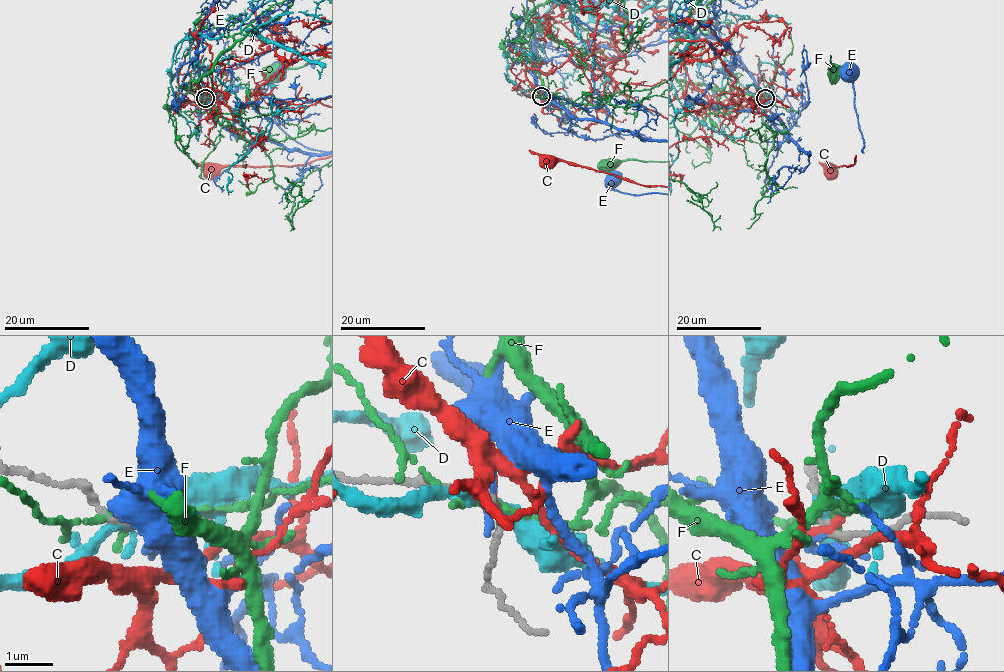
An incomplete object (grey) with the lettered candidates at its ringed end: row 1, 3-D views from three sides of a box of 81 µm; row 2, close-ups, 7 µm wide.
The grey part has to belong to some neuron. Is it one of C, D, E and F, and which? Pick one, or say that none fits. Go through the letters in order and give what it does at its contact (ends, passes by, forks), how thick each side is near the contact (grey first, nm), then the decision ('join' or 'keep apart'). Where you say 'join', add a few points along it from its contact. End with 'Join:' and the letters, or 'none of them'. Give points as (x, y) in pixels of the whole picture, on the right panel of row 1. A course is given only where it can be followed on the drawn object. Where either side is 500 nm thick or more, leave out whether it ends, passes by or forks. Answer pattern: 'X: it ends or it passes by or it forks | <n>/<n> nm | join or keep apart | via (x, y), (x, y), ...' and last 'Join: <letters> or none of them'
C: it ends | 110/140 nm | keep apart
D: it passes by | 110/220 nm | keep apart
E: it passes by | 100/100 nm | join
F: it passes by | 120/130 nm | keep apart
Join: E

